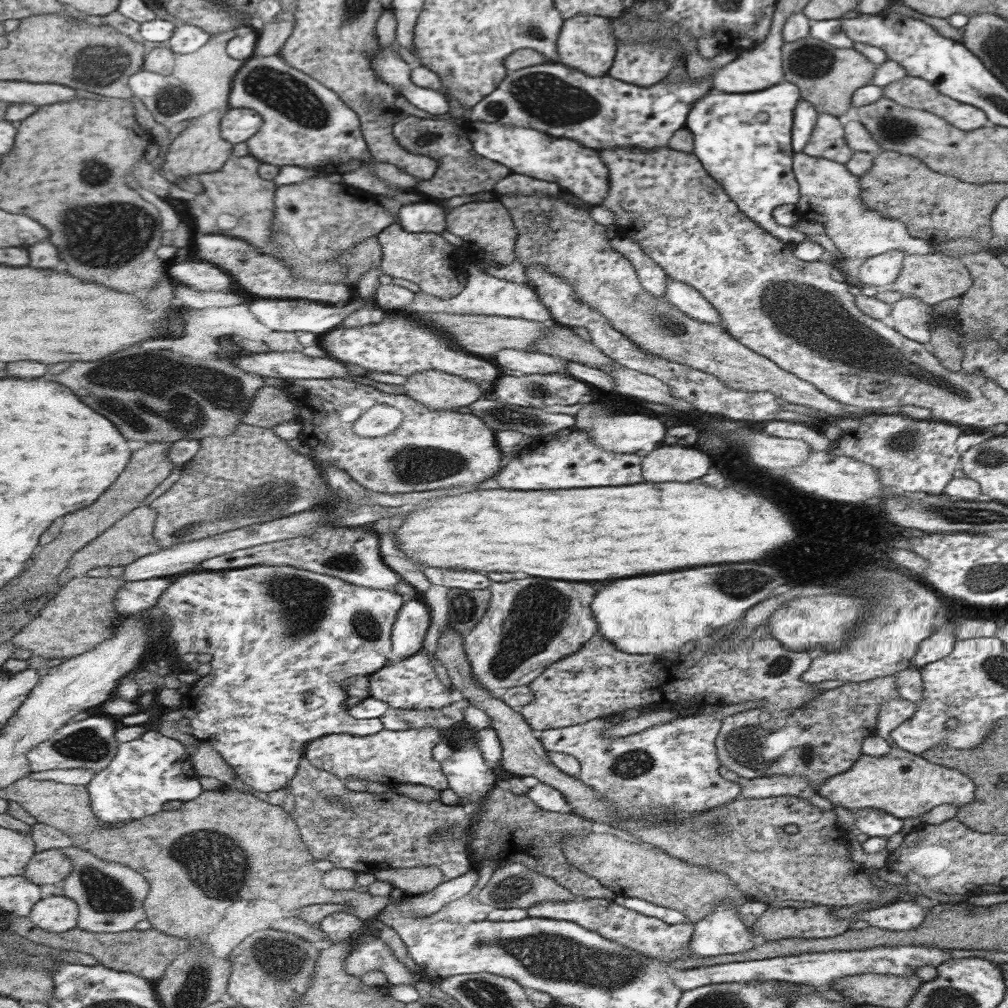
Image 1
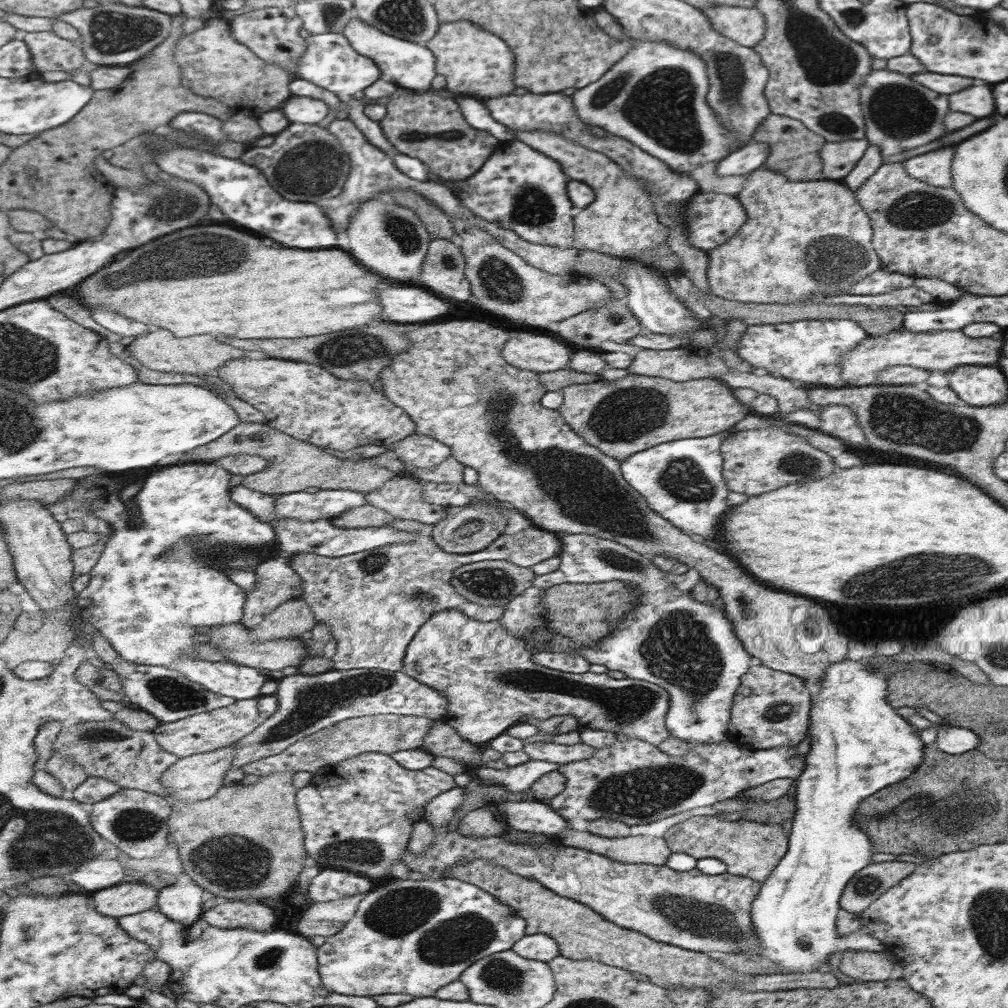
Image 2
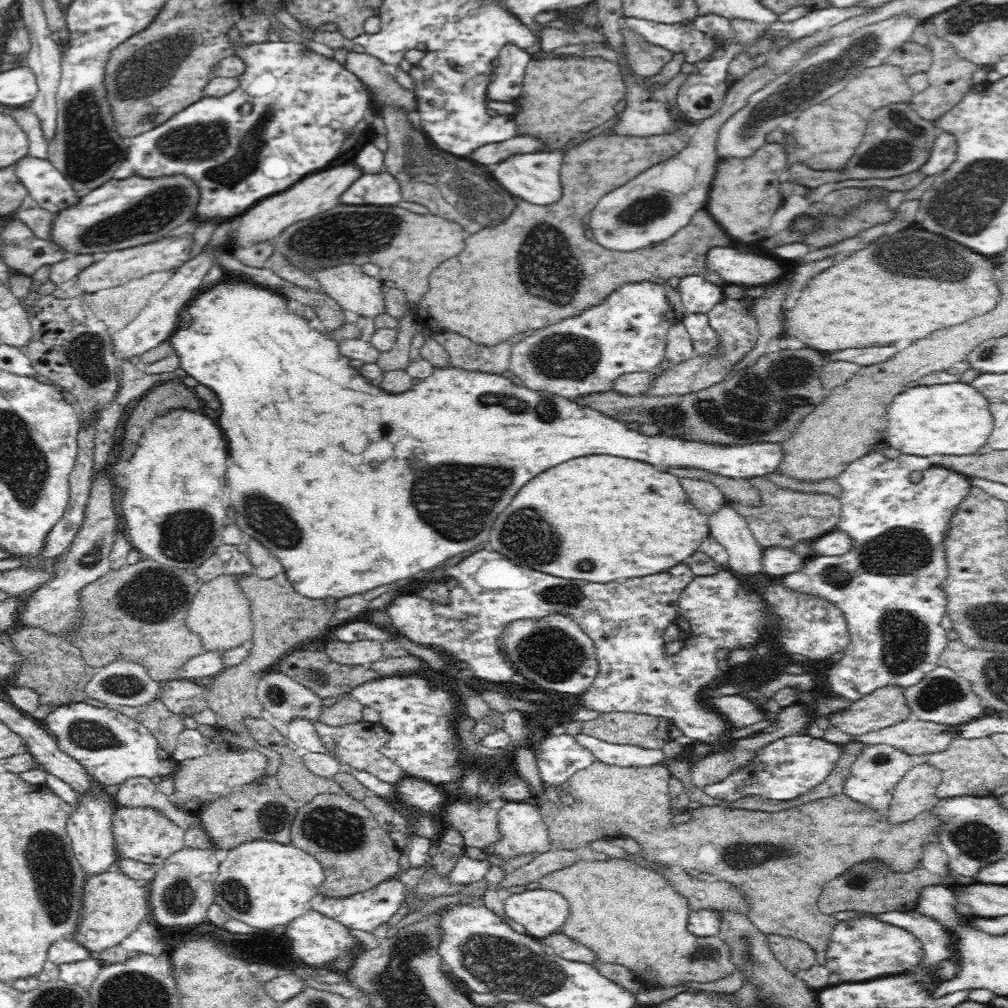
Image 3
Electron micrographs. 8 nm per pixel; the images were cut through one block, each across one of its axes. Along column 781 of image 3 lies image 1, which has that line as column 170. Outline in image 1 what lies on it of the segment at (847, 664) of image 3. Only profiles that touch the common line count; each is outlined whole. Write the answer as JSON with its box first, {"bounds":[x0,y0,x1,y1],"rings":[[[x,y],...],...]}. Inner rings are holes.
{"bounds":[115,577,175,618],"rings":[[[163,577],[126,582],[115,596],[117,611],[125,618],[155,607],[174,580],[175,577]]]}

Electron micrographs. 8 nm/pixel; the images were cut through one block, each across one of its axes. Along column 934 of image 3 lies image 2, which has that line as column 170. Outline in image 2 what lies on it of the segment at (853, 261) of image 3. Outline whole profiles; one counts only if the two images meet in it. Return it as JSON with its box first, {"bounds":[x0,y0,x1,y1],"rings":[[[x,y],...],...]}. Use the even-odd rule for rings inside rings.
{"bounds":[73,224,381,338],"rings":[[[223,224],[198,225],[161,236],[159,240],[133,250],[127,258],[105,266],[99,273],[86,278],[81,286],[75,287],[73,290],[77,290],[77,296],[73,297],[77,300],[81,298],[83,290],[87,296],[83,298],[85,304],[111,307],[127,318],[149,326],[155,324],[151,328],[169,328],[180,338],[195,337],[197,334],[229,334],[235,338],[297,338],[341,332],[375,320],[381,314],[381,304],[375,294],[381,282],[381,276],[367,272],[345,250],[281,248],[281,244],[271,244],[269,238],[261,240],[255,234],[237,232]]]}

